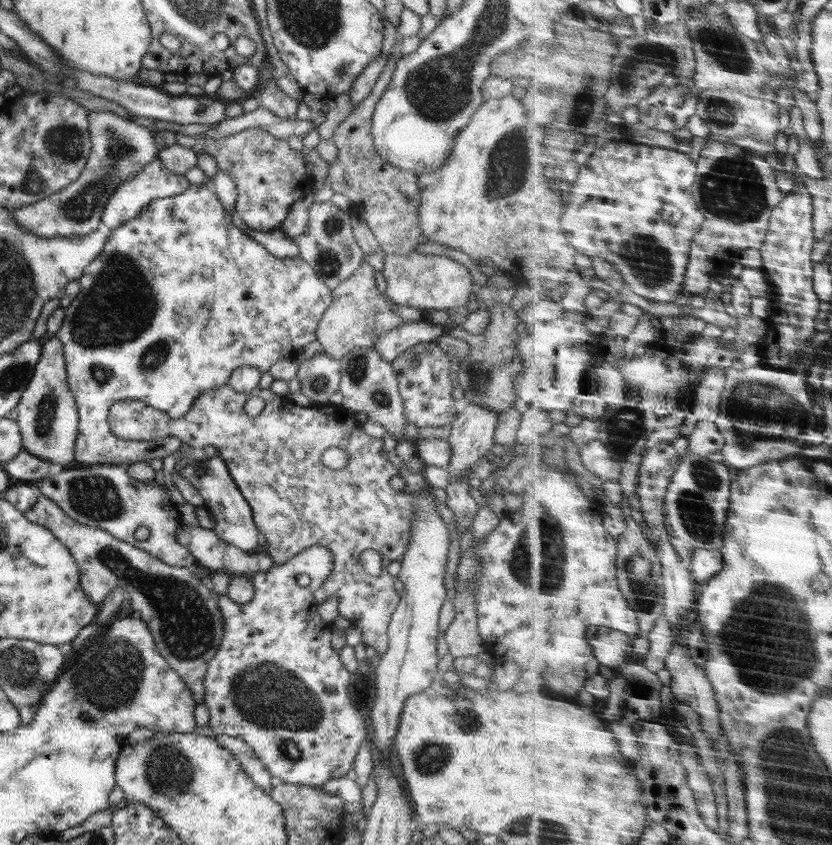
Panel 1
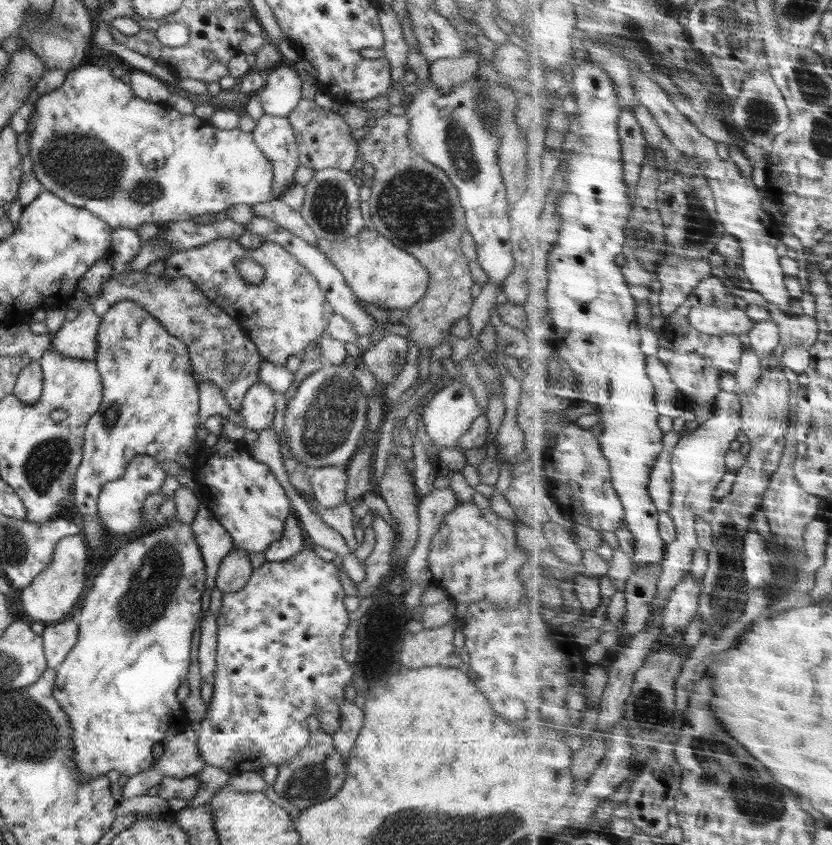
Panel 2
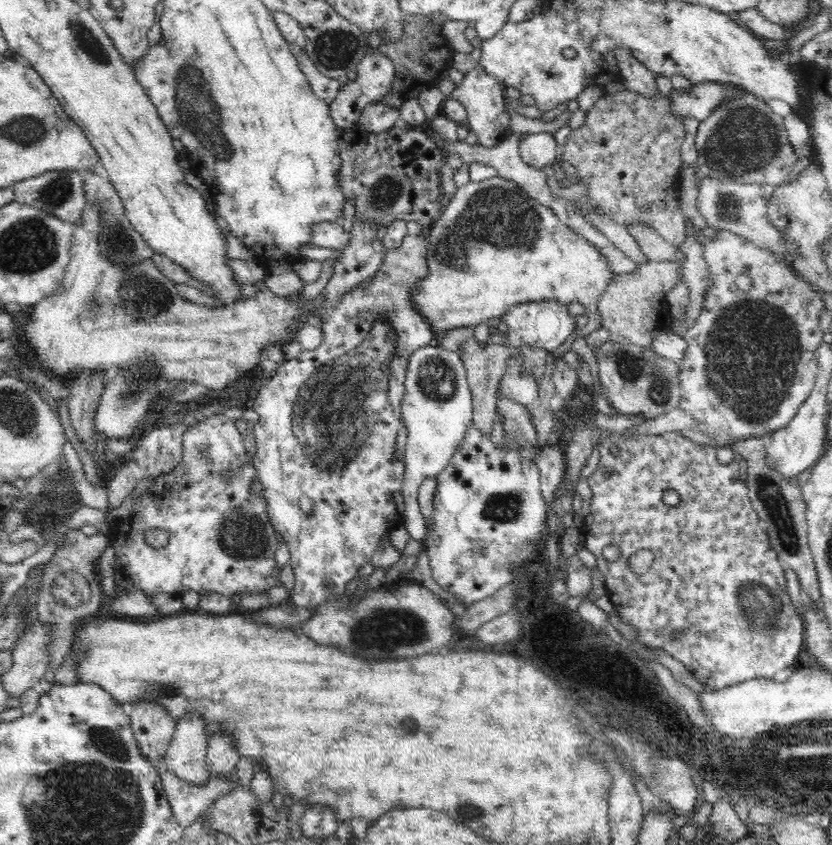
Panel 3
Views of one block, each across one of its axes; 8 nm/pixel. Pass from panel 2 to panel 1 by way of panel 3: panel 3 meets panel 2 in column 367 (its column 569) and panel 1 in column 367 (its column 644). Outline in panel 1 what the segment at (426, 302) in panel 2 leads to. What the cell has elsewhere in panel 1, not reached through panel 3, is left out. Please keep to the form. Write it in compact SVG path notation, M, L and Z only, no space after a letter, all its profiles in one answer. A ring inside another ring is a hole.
M390 54L370 95L336 128L331 140L338 150L338 159L329 166L325 185L331 186L335 193L345 194L351 198L353 211L366 221L384 253L407 255L420 245L430 242L430 239L422 235L417 217L417 208L420 204L417 176L383 160L373 146L371 134L376 104L392 82L394 70L395 60Z

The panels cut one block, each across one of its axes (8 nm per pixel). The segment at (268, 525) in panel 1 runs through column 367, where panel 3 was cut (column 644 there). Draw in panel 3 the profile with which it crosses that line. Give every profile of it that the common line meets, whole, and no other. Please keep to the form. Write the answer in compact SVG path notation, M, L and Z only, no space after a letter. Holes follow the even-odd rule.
M609 431L603 432L603 437L598 442L600 459L595 471L589 476L587 482L592 490L590 500L590 512L583 520L580 528L581 540L590 552L597 558L597 568L600 570L606 581L607 595L614 605L615 613L618 613L623 622L627 622L636 628L638 633L638 643L653 650L662 649L674 659L679 660L702 684L707 684L711 690L718 690L740 682L746 682L756 678L772 679L776 672L784 670L786 666L791 666L799 658L802 650L804 626L803 616L791 602L787 590L787 580L785 578L785 565L780 562L778 553L773 550L768 538L768 533L760 528L760 517L754 511L750 497L748 496L747 483L740 481L740 466L736 460L728 464L721 464L716 459L717 449L710 445L695 443L684 437L681 433L662 433L659 435L649 435L636 433L635 435L612 435ZM611 446L620 449L618 456L612 455ZM608 473L608 475L606 475ZM666 490L676 490L680 495L678 506L668 506L662 501L662 496ZM616 544L620 548L620 556L614 562L602 556L602 548ZM638 550L651 550L654 558L650 568L644 574L636 574L628 565L628 558L638 552ZM675 634L684 636L675 636Z

